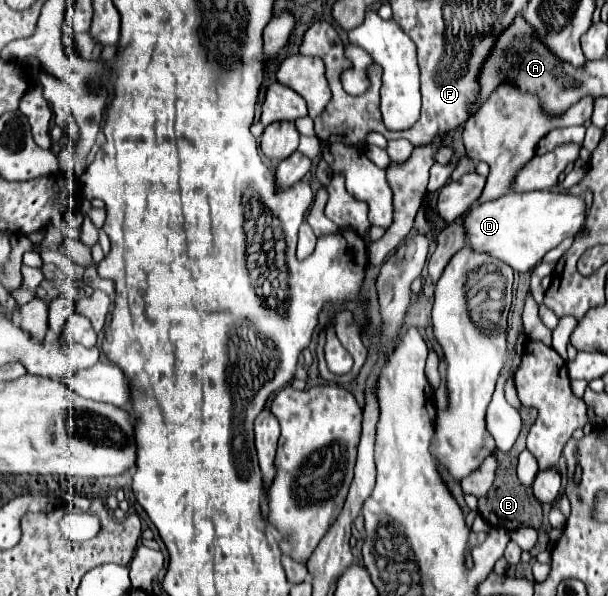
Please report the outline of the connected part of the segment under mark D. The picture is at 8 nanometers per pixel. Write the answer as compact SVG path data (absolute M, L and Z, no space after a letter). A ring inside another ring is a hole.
M526 191L508 193L496 201L474 205L466 213L468 245L474 251L486 251L492 257L508 263L518 273L530 273L542 257L558 247L566 237L574 237L586 221L584 197L554 191Z

